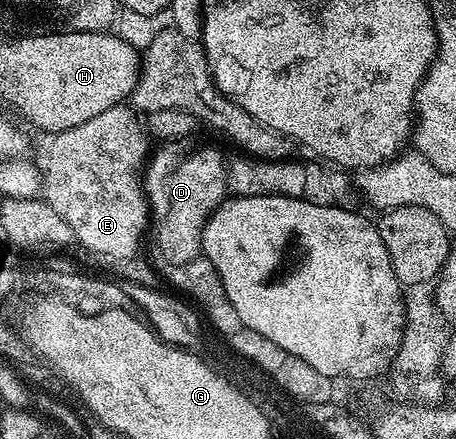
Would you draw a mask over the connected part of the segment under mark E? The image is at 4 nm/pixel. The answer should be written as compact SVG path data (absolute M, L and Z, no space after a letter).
M118 105L107 109L103 113L99 113L99 117L91 117L91 121L83 121L83 125L75 125L75 129L56 132L56 134L52 136L52 139L53 144L49 147L49 164L43 167L43 198L45 202L53 206L55 213L59 213L59 217L63 217L63 221L67 221L67 225L71 225L74 240L76 240L78 244L81 242L94 256L99 257L103 251L136 256L138 252L142 250L140 249L141 238L144 237L145 231L147 235L147 228L151 223L149 205L145 198L145 189L143 186L143 172L147 166L147 160L151 155L151 146L149 147L149 143L151 144L151 136L149 132L145 130L138 112L134 111L132 106Z

